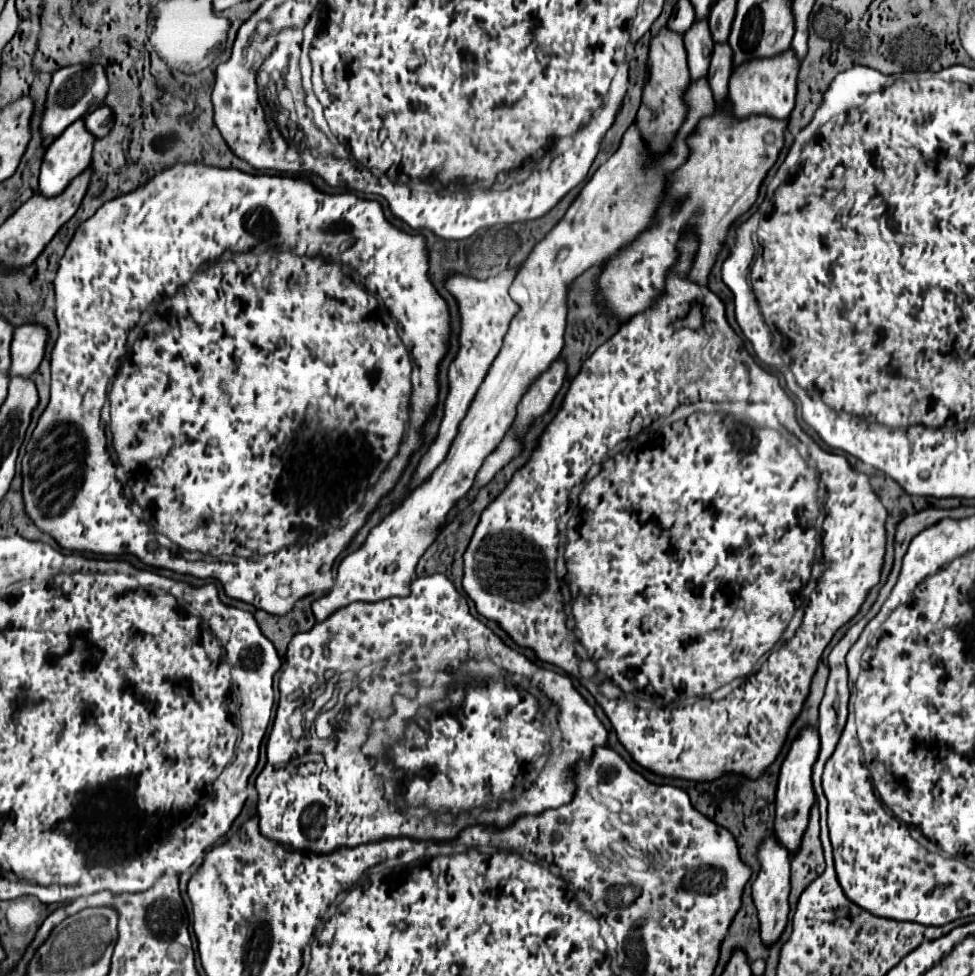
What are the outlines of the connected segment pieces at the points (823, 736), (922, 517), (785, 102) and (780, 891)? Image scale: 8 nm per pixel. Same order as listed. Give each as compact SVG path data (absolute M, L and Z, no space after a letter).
M889 579L889 583L881 589L879 599L877 599L877 603L871 607L871 611L869 611L869 613L867 613L859 623L855 623L855 625L845 633L845 637L843 637L843 639L833 647L833 651L829 653L829 667L831 667L831 673L829 673L829 681L827 681L827 689L825 689L825 697L823 697L821 707L819 707L819 741L821 741L821 749L819 749L817 761L815 761L815 765L813 765L813 783L815 783L815 787L821 787L821 773L823 773L823 765L825 765L825 761L831 757L831 753L833 753L833 749L835 749L839 737L841 737L841 731L843 731L843 727L845 727L845 721L847 721L849 687L847 687L847 665L845 665L845 655L847 655L847 651L853 647L853 643L859 639L859 635L861 635L861 631L865 629L865 625L869 623L869 619L871 619L871 617L877 613L877 609L881 607L883 599L887 597L887 593L889 593L891 587L893 587L893 581L895 581L895 579Z
M923 509L911 517L905 517L899 525L897 525L897 533L895 533L895 563L899 565L909 539L913 539L917 533L921 533L923 529L927 529L929 525L937 523L943 517L955 517L955 509Z
M791 49L789 53L781 53L781 57L769 57L769 61L749 61L749 65L733 69L729 79L729 99L733 103L733 113L737 117L765 113L777 119L787 119L795 107L797 73L799 61Z
M769 837L765 845L759 851L759 861L761 861L761 871L753 883L753 903L759 911L759 921L761 921L761 941L763 945L771 947L781 933L785 931L787 917L789 917L789 853L777 843L775 837Z

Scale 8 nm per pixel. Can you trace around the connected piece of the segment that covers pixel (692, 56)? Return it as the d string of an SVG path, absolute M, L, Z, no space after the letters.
M695 21L691 29L683 35L685 37L685 49L689 57L689 71L693 79L701 79L707 75L711 53L713 53L713 37L709 33L709 23L705 21Z

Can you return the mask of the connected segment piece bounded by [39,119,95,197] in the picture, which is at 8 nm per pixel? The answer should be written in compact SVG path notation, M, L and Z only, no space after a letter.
M83 119L69 125L69 129L65 129L65 133L61 133L61 137L57 137L45 153L39 175L39 191L45 197L59 195L71 179L91 165L93 143L93 133L85 129Z

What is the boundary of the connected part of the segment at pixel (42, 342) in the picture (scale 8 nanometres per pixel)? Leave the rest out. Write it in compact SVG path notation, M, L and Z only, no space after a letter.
M21 325L15 329L11 343L11 377L29 377L37 371L47 345L49 333L41 325Z

